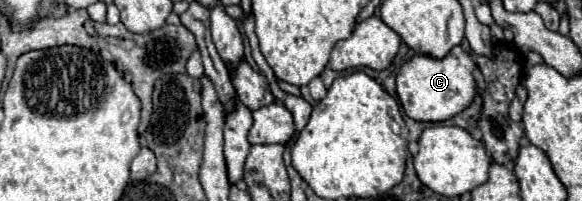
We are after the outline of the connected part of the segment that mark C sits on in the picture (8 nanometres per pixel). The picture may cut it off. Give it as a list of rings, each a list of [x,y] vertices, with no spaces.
[[[459,44],[445,58],[433,58],[427,54],[415,54],[407,60],[397,76],[397,94],[405,114],[419,122],[443,122],[463,112],[477,96],[473,70],[477,68],[473,54]]]

